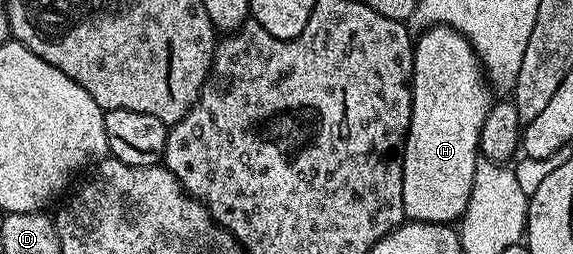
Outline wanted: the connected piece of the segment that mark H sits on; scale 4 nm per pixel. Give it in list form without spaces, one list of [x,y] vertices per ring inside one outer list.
[[[438,25],[416,36],[411,121],[401,157],[406,220],[453,225],[464,215],[479,162],[479,133],[491,106],[489,91],[491,87],[475,49],[458,31]]]

